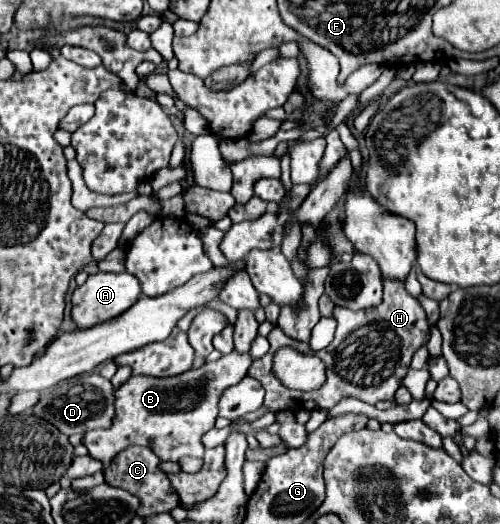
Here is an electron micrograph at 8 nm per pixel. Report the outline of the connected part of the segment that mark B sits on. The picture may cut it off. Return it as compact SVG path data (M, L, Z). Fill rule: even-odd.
M229 353L223 355L219 361L215 363L205 363L199 369L191 369L185 371L177 377L129 377L127 383L123 383L119 389L115 389L115 419L111 429L95 429L95 431L87 431L83 437L85 447L89 449L89 455L93 455L95 459L103 461L103 467L109 465L111 457L117 455L119 451L127 449L129 445L145 445L151 447L151 451L155 451L155 455L161 461L177 461L185 455L193 455L193 457L203 457L203 435L213 429L218 417L219 395L223 389L227 389L229 385L239 383L247 371L251 367L251 357L249 353L241 355L241 353ZM175 423L179 425L177 429L181 429L181 435L175 435Z

